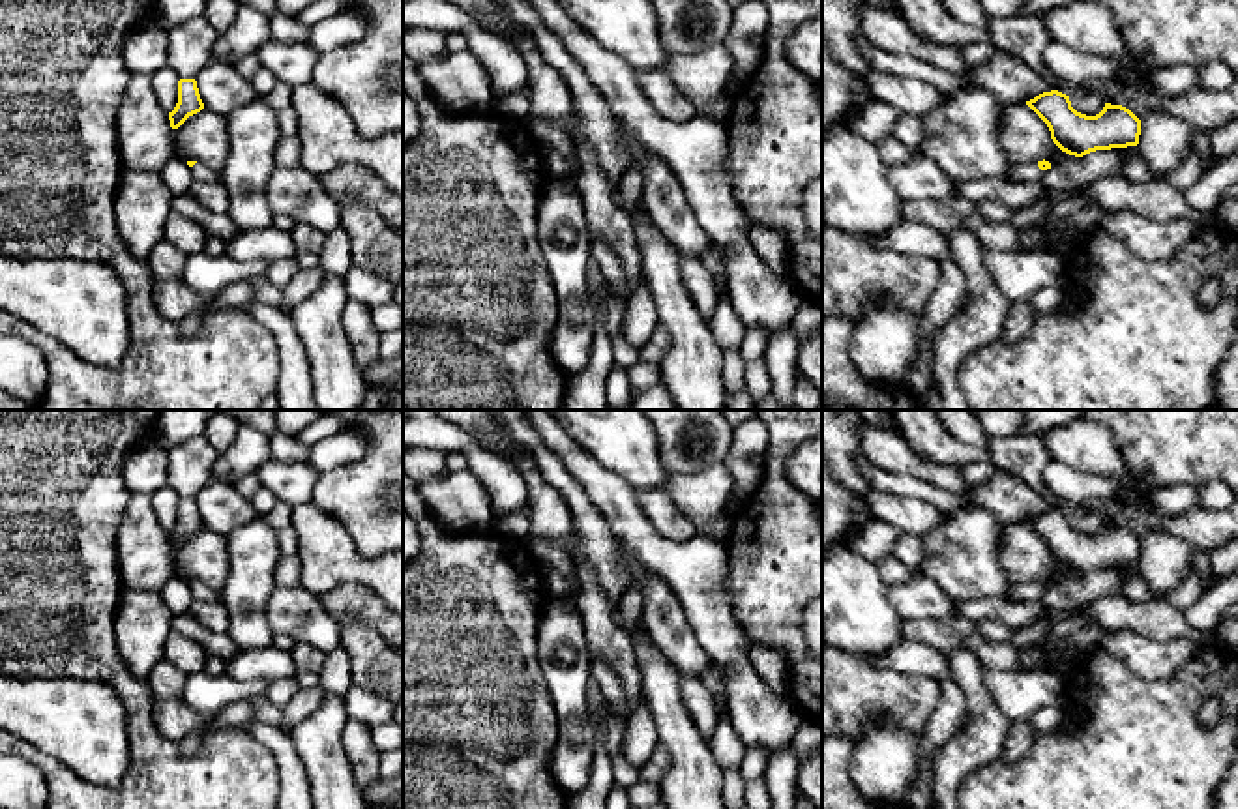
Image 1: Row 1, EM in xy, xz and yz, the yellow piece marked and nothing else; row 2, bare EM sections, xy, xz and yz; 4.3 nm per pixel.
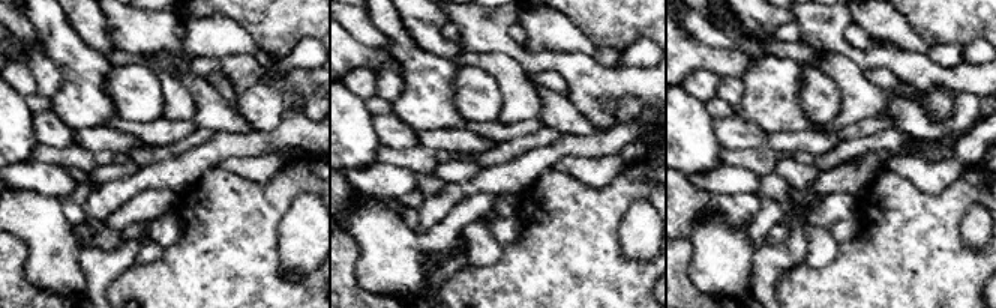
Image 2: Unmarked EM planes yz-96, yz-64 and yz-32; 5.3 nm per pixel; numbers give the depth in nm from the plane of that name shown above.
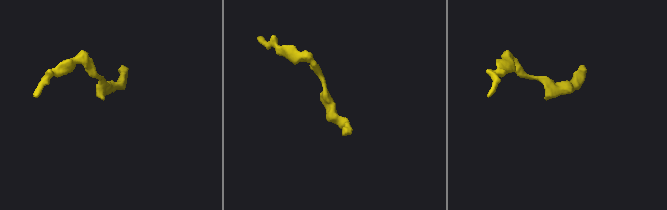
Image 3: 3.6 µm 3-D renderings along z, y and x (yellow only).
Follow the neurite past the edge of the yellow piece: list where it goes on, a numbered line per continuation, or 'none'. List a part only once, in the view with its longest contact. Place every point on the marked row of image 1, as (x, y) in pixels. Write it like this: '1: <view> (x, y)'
1: yz (1029, 171)

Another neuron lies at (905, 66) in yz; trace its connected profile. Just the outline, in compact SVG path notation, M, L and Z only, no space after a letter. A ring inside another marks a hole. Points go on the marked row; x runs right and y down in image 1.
M863 32L856 39L856 47L865 56L873 71L882 71L905 79L920 79L944 94L974 86L965 77L953 75L935 64L906 54L884 52L871 45Z

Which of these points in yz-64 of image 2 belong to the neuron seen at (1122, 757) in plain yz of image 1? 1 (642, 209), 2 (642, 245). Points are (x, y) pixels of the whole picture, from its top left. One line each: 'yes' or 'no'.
1: no
2: no

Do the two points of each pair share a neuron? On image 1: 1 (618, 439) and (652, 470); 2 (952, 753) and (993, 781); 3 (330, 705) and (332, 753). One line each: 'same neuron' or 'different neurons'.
1: same neuron
2: different neurons
3: same neuron

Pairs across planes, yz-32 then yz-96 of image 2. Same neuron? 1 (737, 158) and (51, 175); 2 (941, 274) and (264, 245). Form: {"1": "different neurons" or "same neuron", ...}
{"1": "different neurons", "2": "same neuron"}

